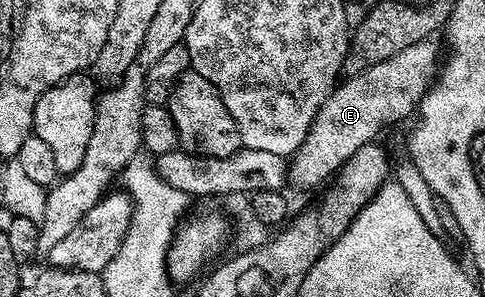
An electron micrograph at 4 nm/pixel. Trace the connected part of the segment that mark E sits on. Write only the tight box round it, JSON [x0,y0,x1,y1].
[288,38,440,190]

